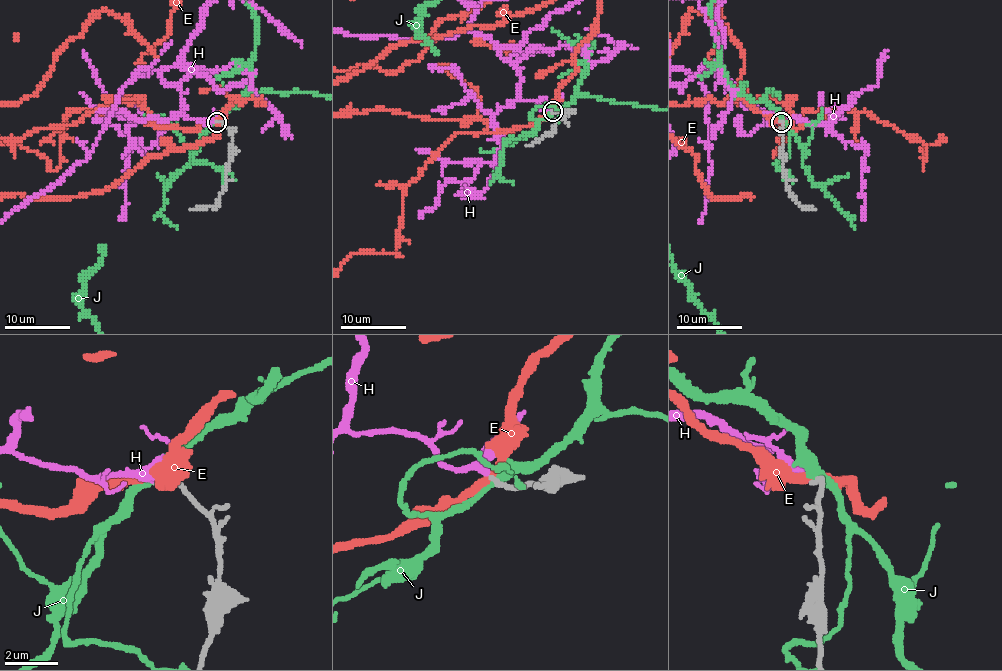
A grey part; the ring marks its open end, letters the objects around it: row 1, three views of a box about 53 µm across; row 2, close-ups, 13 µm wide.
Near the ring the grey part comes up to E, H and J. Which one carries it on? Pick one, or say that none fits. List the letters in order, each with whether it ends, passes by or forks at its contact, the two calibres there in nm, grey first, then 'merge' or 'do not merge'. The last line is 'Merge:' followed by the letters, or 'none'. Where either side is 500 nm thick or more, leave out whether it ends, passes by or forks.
E: it passes by; 200 nm thick on the grey side, 300 nm on the other; do not merge
H: it passes by; 190 nm thick on the grey side, 320 nm on the other; merge
J: it passes by; 200 nm thick on the grey side, 360 nm on the other; do not merge
Merge: H

